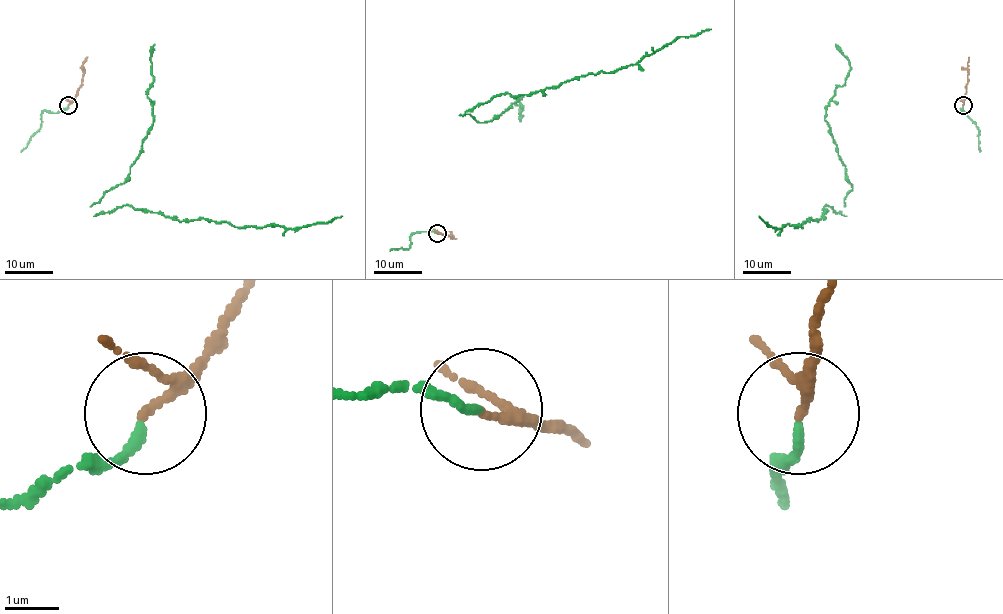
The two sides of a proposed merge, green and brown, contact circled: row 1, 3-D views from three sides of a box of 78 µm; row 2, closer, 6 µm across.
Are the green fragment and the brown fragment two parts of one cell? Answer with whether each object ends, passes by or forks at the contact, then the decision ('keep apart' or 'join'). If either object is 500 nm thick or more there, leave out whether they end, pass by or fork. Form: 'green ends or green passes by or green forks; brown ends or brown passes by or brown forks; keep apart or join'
green ends; brown passes by; join

